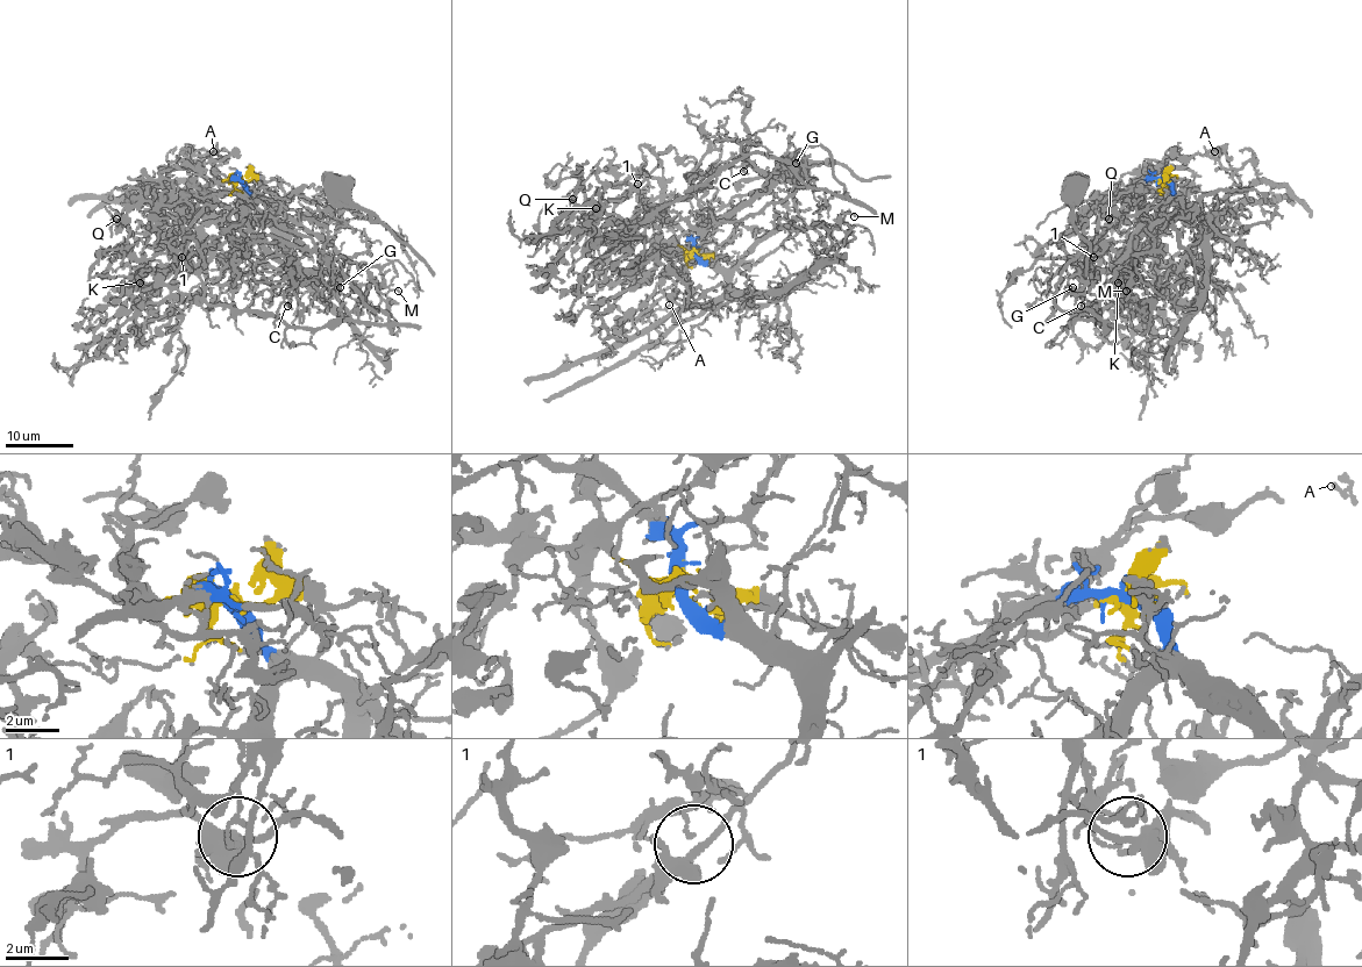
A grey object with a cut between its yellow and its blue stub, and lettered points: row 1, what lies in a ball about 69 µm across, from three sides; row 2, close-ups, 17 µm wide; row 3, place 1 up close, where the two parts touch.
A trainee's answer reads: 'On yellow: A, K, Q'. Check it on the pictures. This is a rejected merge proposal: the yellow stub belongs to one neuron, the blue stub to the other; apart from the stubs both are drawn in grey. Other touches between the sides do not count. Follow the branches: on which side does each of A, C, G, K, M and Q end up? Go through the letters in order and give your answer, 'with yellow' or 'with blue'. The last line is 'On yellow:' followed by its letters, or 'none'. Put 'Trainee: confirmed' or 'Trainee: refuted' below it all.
A: with yellow
C: with blue
G: with blue
K: with yellow
M: with blue
Q: with yellow
On yellow: A, K, Q
Trainee: confirmed

